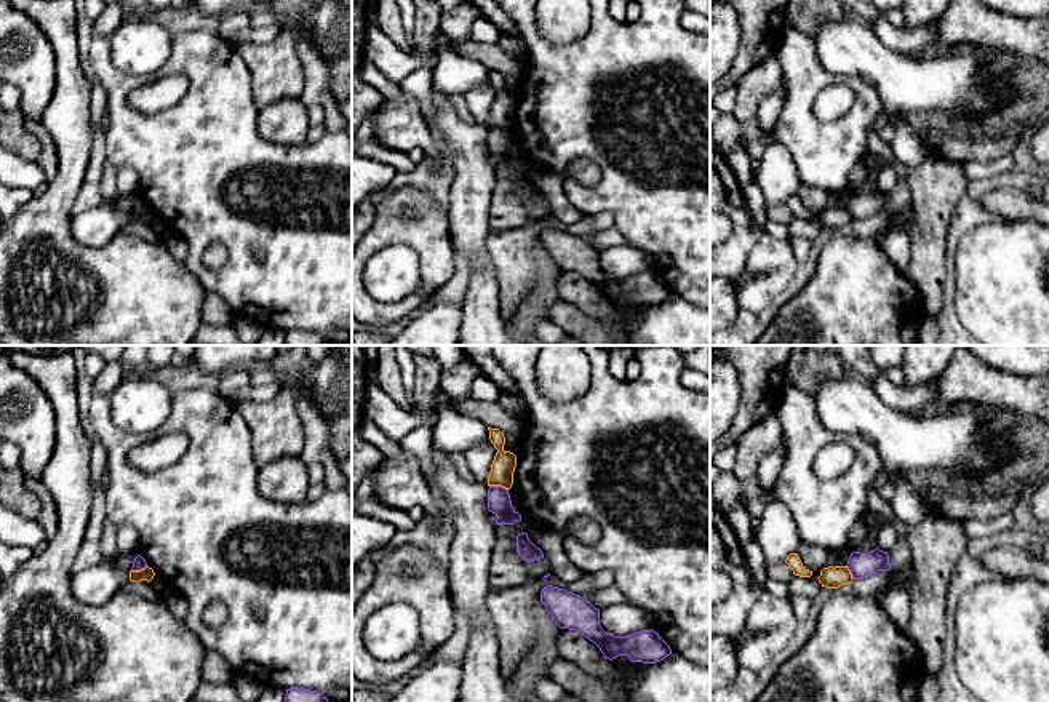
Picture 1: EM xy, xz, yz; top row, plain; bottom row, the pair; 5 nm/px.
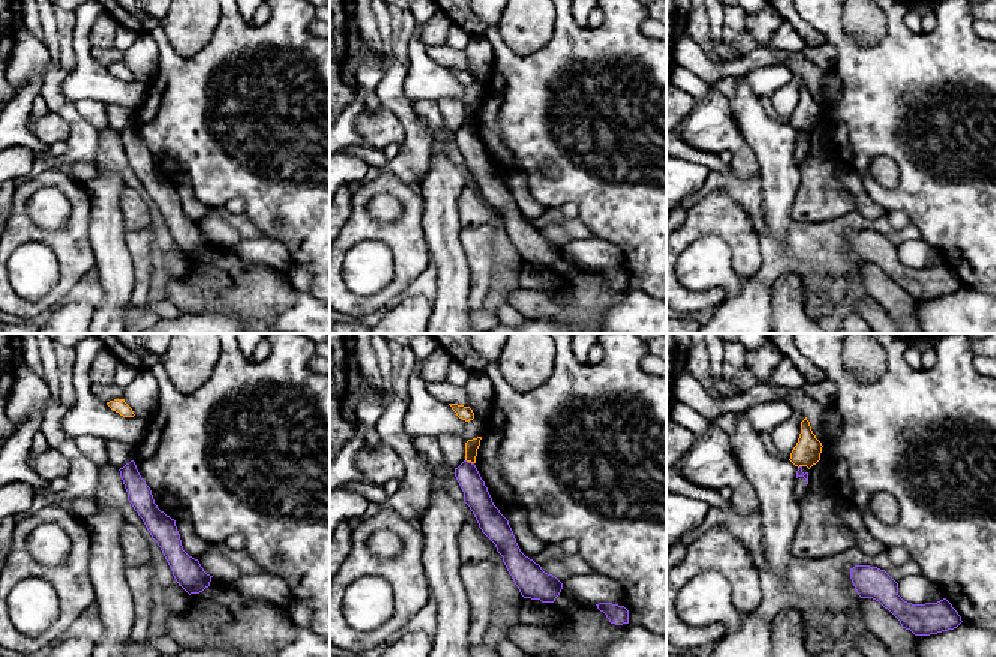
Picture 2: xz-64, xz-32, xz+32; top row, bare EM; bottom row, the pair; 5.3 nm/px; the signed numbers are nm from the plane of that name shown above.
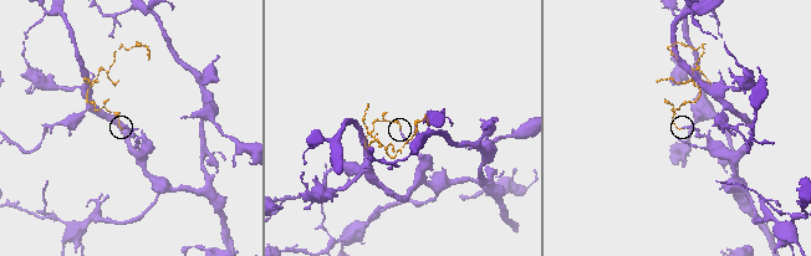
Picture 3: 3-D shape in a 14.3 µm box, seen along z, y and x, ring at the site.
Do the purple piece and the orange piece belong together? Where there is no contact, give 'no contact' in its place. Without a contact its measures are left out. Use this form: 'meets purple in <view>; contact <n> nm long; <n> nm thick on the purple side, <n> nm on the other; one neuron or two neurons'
meets purple in xz; contact 100 nm long; 120 nm thick on the purple side, 120 nm on the other; two neurons

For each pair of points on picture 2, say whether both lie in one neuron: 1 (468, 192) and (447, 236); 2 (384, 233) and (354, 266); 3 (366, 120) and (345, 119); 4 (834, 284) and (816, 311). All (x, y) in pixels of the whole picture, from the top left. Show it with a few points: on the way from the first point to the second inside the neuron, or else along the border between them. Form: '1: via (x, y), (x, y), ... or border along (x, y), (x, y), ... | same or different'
1: border along (465, 186), (458, 203), (458, 216), (462, 227) | different
2: border along (345, 254), (381, 240), (395, 272) | different
3: border along (366, 107), (356, 119), (356, 129), (365, 144) | different
4: via (828, 290), (818, 305) | same

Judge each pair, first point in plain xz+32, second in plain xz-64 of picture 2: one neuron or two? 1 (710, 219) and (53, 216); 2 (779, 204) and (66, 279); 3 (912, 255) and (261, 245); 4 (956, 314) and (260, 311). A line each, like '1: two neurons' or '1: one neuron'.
1: two neurons
2: two neurons
3: one neuron
4: two neurons

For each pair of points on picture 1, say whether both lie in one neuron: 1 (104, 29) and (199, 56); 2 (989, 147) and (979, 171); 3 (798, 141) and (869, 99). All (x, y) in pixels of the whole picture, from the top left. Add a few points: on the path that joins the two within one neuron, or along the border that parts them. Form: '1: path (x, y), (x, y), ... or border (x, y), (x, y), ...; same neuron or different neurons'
1: border (107, 35), (95, 39); different neurons
2: border (1009, 154), (993, 160), (961, 163); different neurons
3: path (817, 141), (833, 141), (856, 119); same neuron

